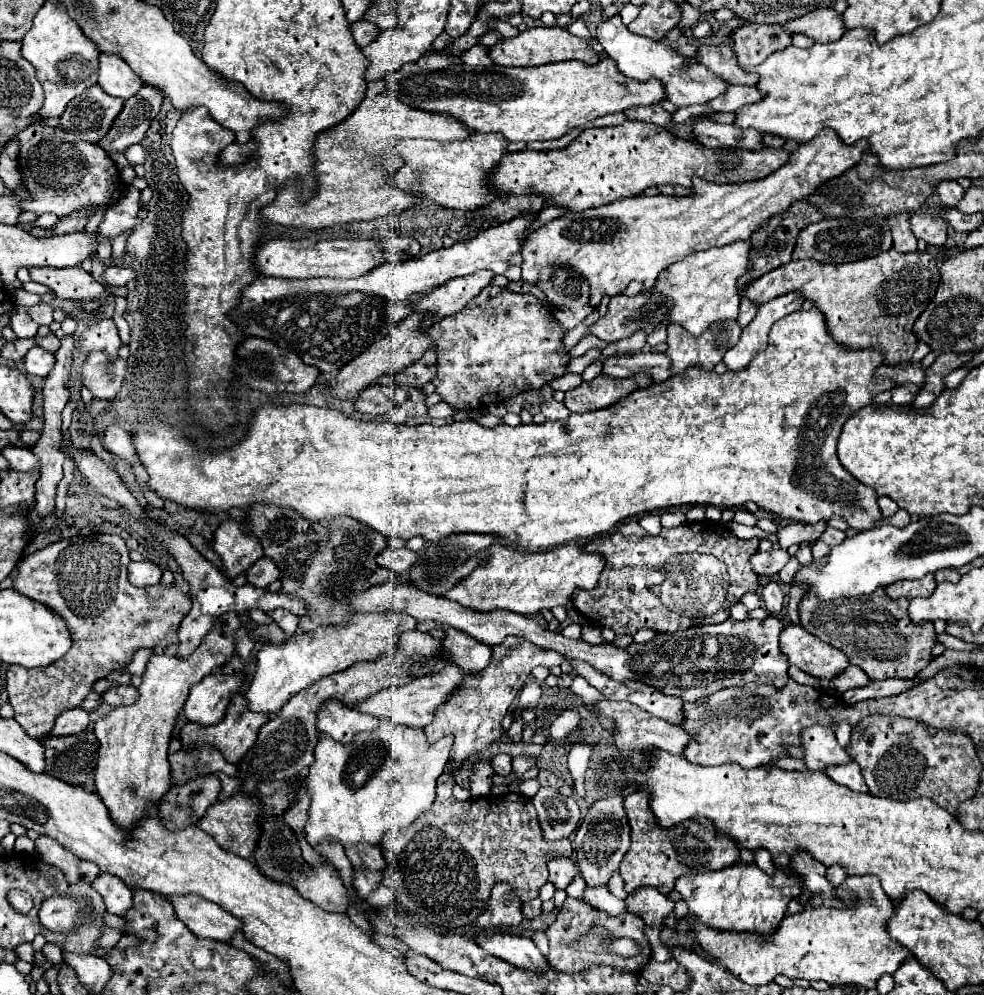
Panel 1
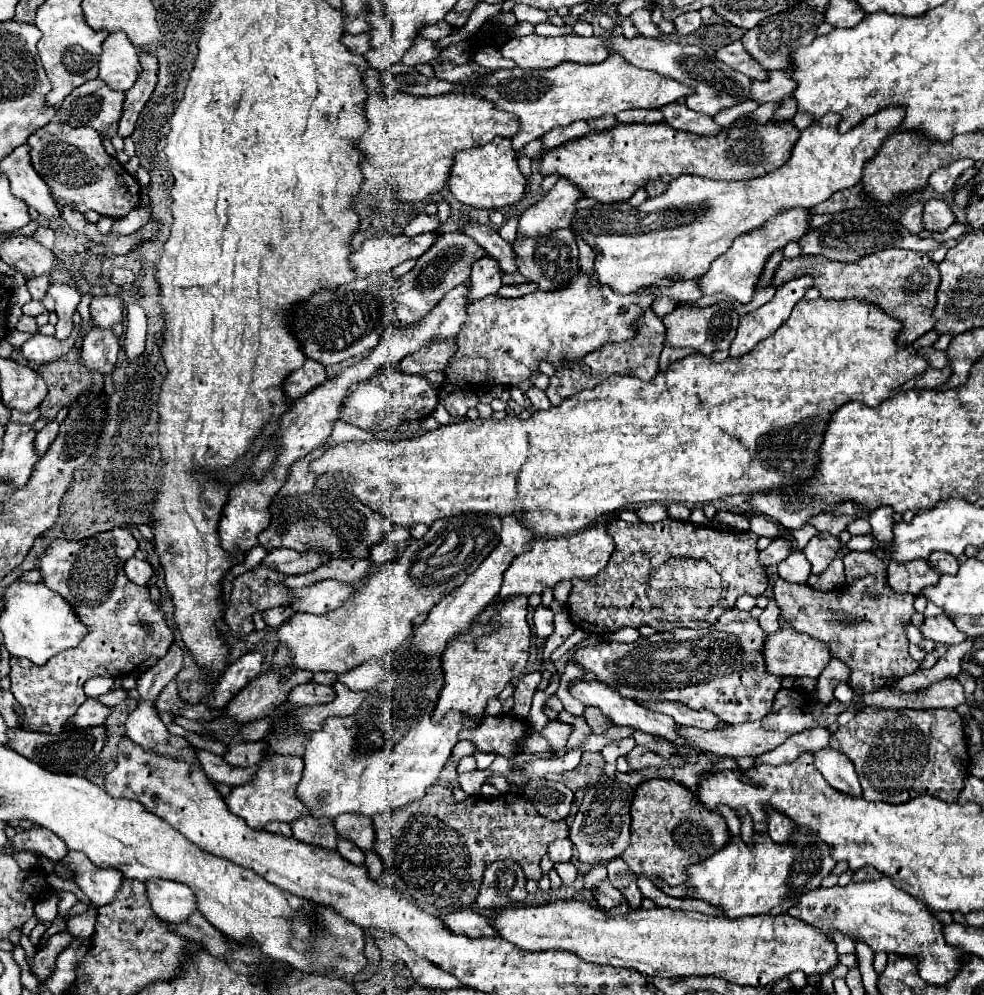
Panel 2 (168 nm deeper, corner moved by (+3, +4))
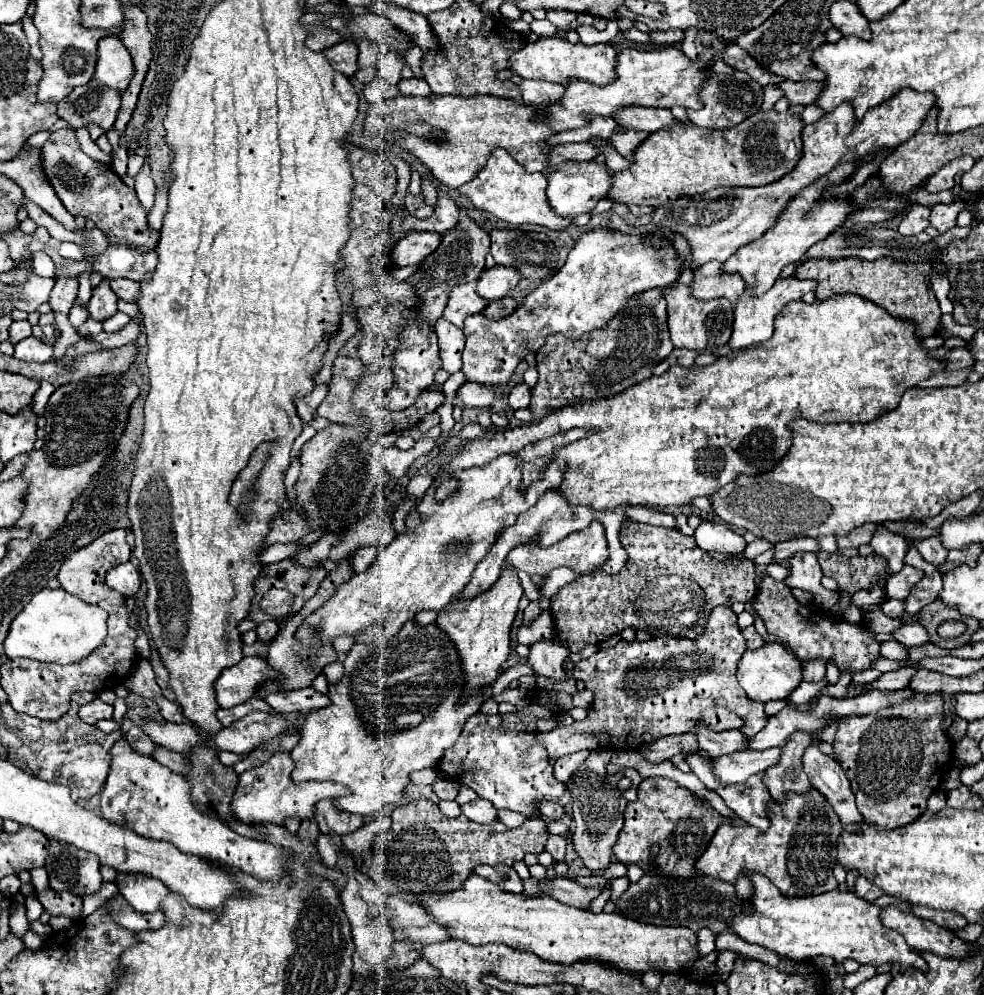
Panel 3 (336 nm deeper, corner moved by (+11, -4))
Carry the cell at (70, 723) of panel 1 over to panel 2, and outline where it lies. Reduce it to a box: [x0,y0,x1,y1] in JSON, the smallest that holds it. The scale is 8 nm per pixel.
[70,698,110,728]

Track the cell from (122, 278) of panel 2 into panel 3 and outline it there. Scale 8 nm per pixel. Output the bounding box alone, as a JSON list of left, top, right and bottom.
[112,280,140,302]

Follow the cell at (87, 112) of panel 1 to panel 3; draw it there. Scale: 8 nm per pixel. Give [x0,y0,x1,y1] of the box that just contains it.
[58,86,120,130]

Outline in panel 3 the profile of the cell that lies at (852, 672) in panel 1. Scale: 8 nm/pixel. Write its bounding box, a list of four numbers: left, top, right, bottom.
[802,660,826,682]

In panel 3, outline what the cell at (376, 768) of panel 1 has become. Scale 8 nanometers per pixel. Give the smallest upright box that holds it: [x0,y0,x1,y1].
[292,620,484,816]

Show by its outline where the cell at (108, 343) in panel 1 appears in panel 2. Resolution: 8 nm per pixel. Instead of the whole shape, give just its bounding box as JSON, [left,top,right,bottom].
[90,296,124,330]

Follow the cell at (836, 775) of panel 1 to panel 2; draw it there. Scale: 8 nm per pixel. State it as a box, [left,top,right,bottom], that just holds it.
[814,748,862,796]

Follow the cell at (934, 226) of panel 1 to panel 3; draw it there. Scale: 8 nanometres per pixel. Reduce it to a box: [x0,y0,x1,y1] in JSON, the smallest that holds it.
[930,200,966,232]

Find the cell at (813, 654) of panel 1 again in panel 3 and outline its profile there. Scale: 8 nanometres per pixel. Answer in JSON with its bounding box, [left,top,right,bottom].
[736,642,802,702]

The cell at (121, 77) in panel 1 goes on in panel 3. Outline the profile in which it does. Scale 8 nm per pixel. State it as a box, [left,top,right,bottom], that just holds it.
[94,36,134,92]

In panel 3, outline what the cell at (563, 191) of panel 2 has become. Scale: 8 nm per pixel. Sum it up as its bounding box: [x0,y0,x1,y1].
[548,162,612,216]

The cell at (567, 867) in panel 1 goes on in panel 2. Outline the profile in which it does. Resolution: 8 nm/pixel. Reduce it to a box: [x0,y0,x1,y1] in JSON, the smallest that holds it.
[548,838,572,864]

